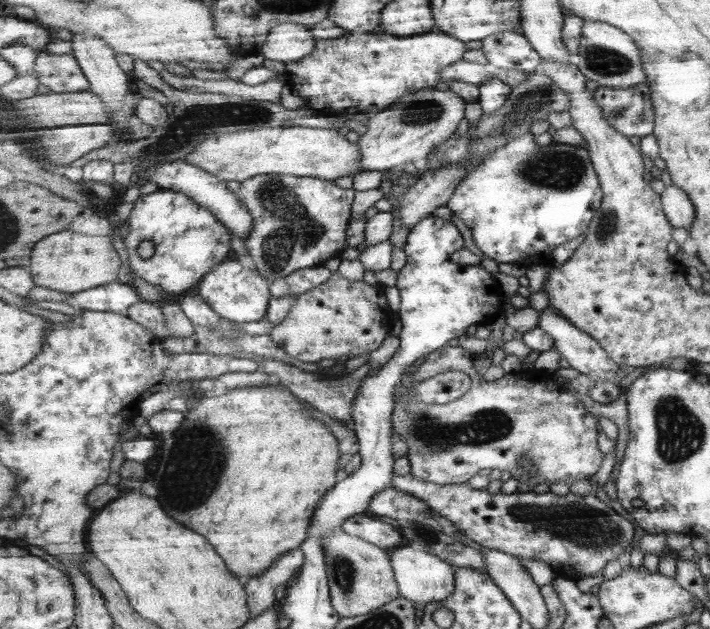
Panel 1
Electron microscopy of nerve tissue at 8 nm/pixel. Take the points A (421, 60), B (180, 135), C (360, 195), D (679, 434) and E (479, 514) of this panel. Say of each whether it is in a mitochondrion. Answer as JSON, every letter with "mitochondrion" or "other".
{"A":"other","B":"mitochondrion","C":"other","D":"mitochondrion","E":"other"}

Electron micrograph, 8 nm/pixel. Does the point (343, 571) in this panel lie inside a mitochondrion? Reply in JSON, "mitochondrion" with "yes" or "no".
{"mitochondrion":"yes"}

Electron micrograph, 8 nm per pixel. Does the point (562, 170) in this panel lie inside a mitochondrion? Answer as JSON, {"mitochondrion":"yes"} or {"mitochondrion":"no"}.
{"mitochondrion":"yes"}

